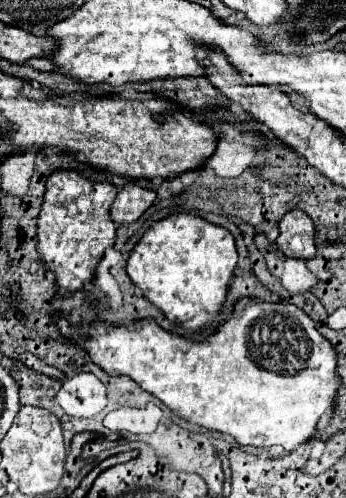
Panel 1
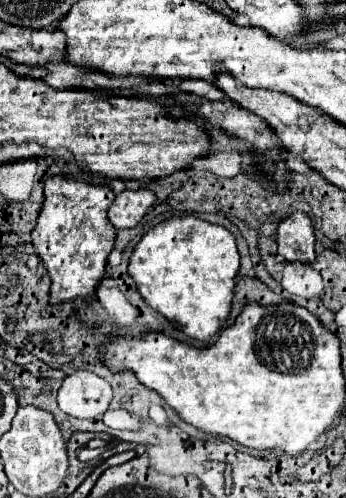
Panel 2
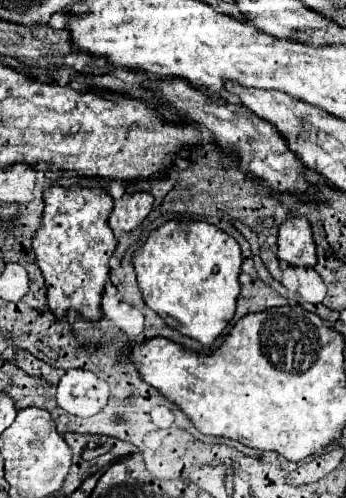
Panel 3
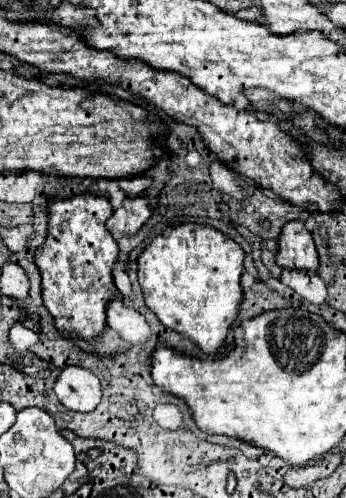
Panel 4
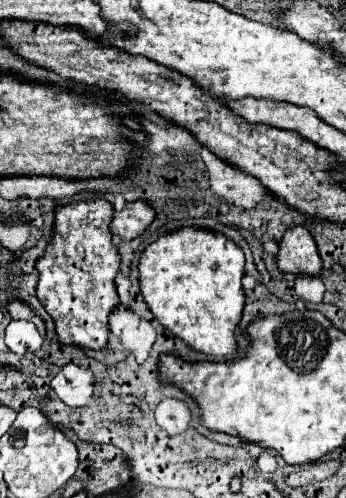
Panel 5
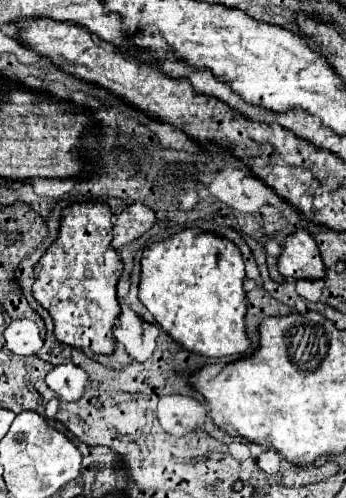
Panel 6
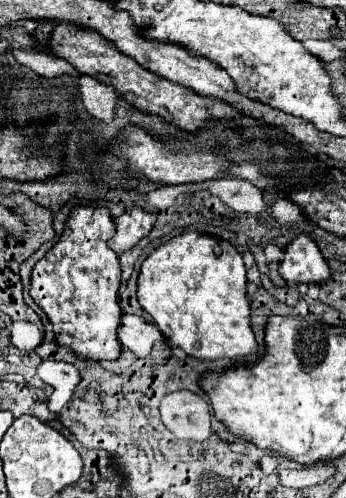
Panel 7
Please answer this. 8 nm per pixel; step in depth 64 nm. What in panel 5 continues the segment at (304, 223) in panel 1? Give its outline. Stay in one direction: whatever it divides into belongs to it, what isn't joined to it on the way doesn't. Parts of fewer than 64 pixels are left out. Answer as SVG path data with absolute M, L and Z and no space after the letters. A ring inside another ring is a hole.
M292 226L284 232L276 262L284 274L318 276L322 270L322 260L318 256L316 242L304 226Z

